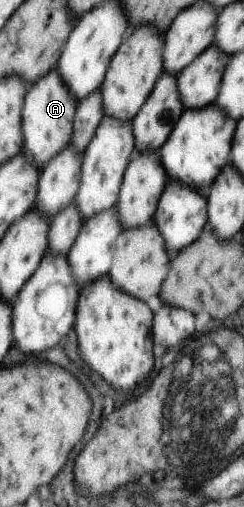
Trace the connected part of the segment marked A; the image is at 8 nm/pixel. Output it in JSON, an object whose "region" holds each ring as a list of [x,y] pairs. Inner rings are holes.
{"region":[[[53,69],[47,77],[42,77],[31,85],[29,97],[25,100],[23,152],[33,159],[35,165],[43,169],[49,161],[69,148],[73,132],[76,131],[76,115],[79,109],[80,103],[77,103],[77,97],[73,97],[69,85],[65,85],[65,77],[61,77],[59,69]]]}

